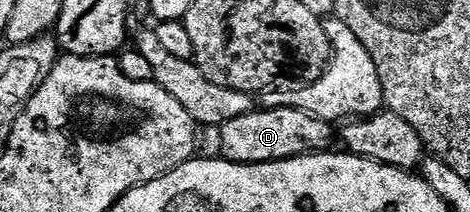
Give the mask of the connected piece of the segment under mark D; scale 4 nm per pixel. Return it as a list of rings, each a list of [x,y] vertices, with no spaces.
[[[295,108],[254,109],[252,114],[235,116],[235,120],[227,120],[227,124],[219,127],[219,134],[221,134],[220,153],[231,162],[249,164],[278,162],[298,158],[304,154],[323,154],[332,151],[335,146],[334,123],[324,122]]]

